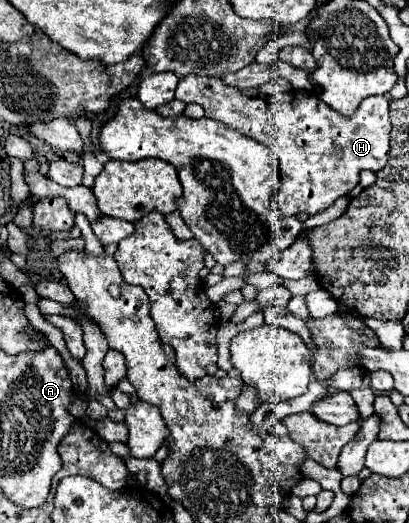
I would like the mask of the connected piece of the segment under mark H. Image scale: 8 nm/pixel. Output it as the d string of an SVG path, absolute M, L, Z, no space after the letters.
M190 74L178 82L176 98L190 104L196 102L204 108L204 116L222 122L228 128L242 132L244 136L268 146L272 154L278 158L280 174L278 174L278 208L284 216L296 216L298 212L316 214L326 210L334 200L346 196L360 178L362 170L378 172L386 166L390 158L390 116L388 116L388 98L386 96L372 96L364 98L352 118L344 118L336 114L330 106L324 106L314 94L310 92L280 92L280 96L266 96L266 98L246 98L240 90L232 90L232 86L224 86L222 78L216 76L198 76Z

